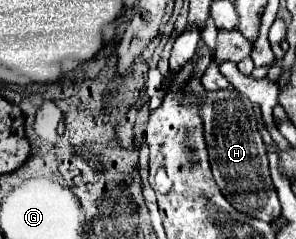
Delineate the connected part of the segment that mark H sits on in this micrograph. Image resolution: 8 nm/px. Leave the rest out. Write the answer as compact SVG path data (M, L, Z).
M200 43L196 53L198 53L198 63L196 63L198 79L192 79L188 82L186 101L196 99L190 95L198 95L204 99L202 119L204 119L206 145L208 145L208 155L210 155L214 179L234 209L238 209L244 215L272 223L280 215L280 201L276 197L276 191L274 191L274 185L270 179L266 145L256 129L258 121L256 121L256 115L252 111L252 103L246 95L242 95L234 89L206 91L200 85L200 75L204 73L206 65L210 63L210 51L204 43Z

